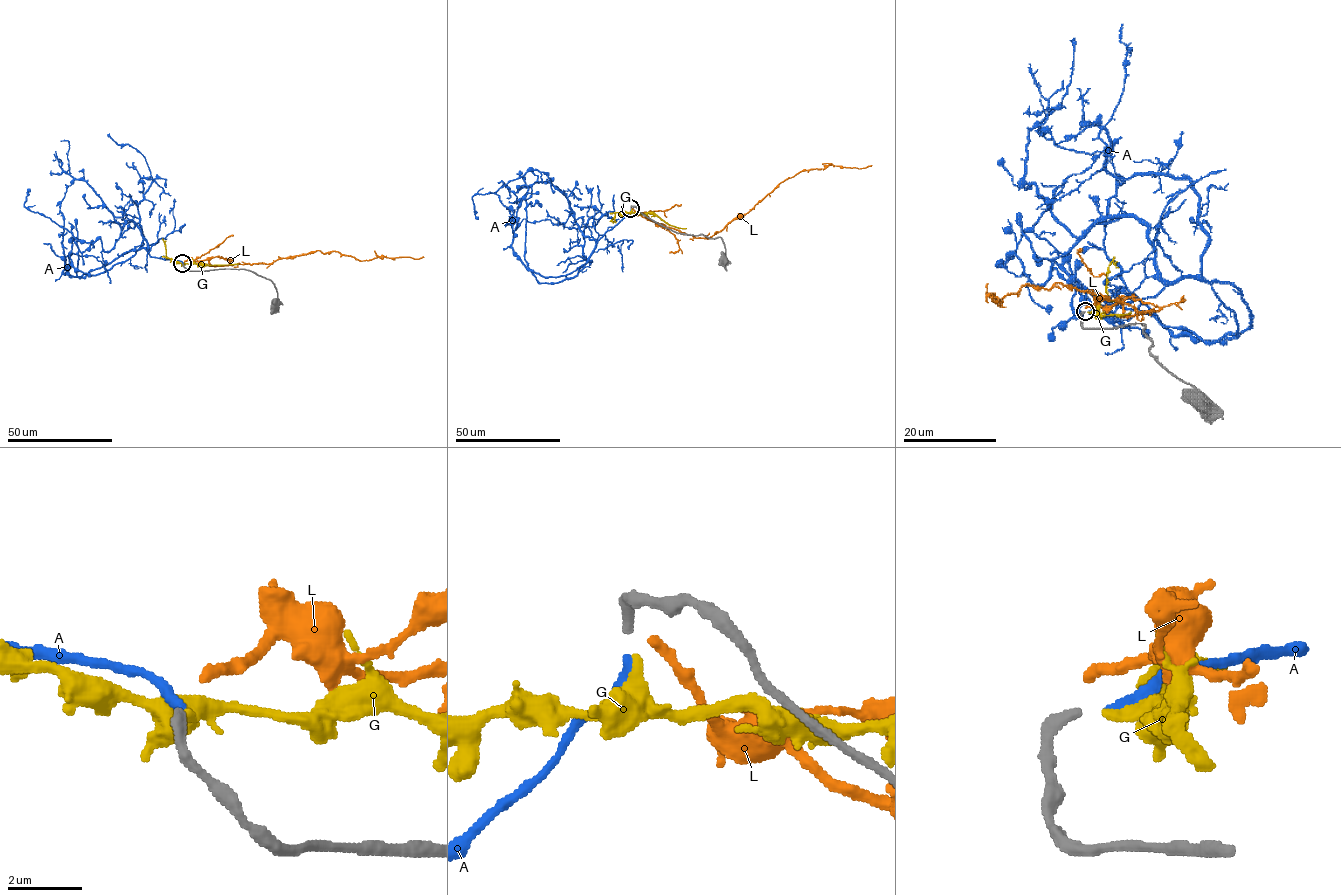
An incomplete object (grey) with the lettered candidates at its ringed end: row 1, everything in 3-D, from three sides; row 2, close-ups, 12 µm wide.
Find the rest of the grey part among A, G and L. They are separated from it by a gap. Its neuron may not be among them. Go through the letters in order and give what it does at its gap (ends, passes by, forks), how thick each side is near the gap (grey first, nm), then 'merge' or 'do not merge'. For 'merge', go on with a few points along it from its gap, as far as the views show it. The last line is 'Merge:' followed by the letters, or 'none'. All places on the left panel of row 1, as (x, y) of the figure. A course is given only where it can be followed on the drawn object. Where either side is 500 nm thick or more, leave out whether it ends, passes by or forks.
A: it ends there; 280 nm thick on the grey side, 320 nm on the other; merge; it runs (182, 263), (152, 257), (132, 220), (126, 221), (108, 251), (99, 237), (79, 241), (24, 206), (30, 190)
G: it ends there; 280 nm thick on the grey side, 300 nm on the other; do not merge
L: it ends there; 280 nm thick on the grey side, 280 nm on the other; do not merge
Merge: A

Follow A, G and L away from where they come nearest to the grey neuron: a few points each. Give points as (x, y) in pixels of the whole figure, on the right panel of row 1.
A: (1087, 312), (1165, 286), (1133, 217), (1100, 218), (1042, 285), (1014, 254), (1001, 265), (1055, 191), (1110, 150)
G: (1087, 312), (1110, 315), (1129, 312)
L: (1085, 308), (1120, 303), (1126, 316), (1152, 312), (1059, 282), (1050, 289), (1024, 285), (1001, 306), (990, 297)

